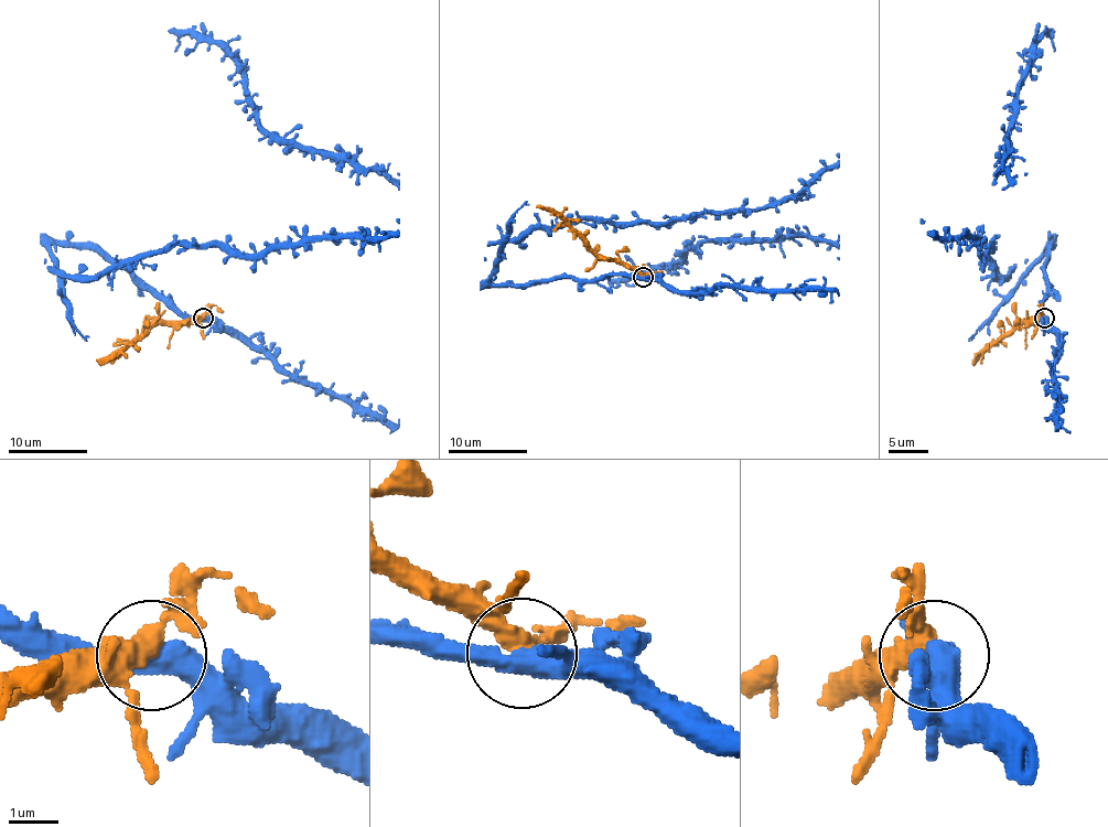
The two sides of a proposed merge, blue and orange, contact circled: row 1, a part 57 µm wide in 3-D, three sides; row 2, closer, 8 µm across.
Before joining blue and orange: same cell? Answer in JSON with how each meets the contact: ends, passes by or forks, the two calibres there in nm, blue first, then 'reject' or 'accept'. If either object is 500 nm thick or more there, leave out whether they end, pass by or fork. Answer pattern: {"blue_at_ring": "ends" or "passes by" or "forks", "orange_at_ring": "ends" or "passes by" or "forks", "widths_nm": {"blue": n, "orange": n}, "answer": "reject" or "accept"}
{"blue_at_ring": "passes by", "orange_at_ring": "passes by", "widths_nm": {"blue": 480, "orange": 360}, "answer": "reject"}

